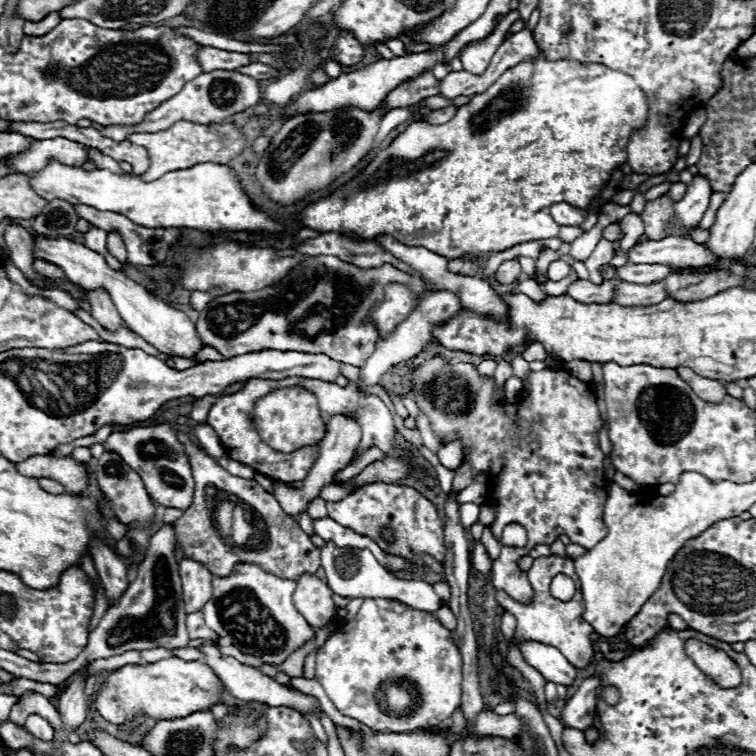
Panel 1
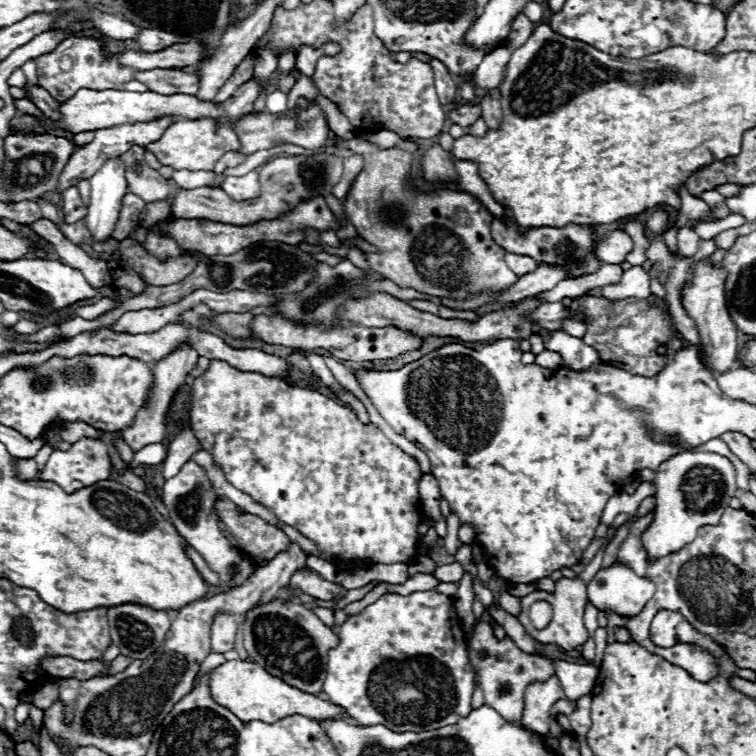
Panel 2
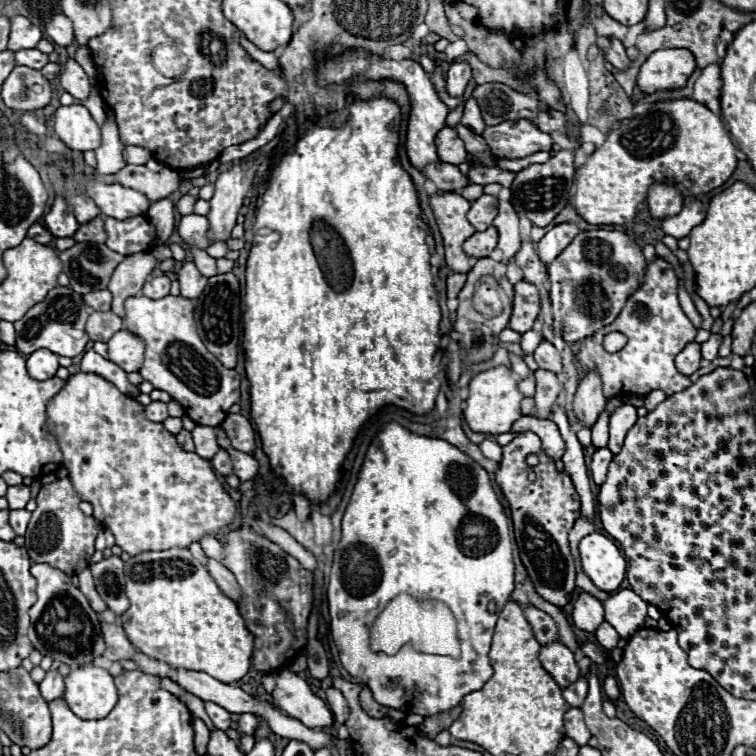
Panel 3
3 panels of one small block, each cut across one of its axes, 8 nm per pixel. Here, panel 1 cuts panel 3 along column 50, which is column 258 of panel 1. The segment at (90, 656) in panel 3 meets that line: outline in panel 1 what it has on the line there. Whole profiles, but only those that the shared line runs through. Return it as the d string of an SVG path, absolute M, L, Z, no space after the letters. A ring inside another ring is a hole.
M238 564L228 578L212 580L212 598L204 606L202 614L218 636L228 638L244 654L262 656L264 662L280 666L288 656L292 656L300 646L316 638L316 630L306 622L306 618L296 610L292 596L296 582L280 580L256 564Z

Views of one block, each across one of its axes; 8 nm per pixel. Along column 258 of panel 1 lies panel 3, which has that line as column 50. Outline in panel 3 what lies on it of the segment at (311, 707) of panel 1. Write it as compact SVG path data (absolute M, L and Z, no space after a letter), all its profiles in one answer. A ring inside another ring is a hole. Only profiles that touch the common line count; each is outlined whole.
M48 670L46 678L40 682L40 692L46 702L62 698L64 692L64 678L58 674L58 670Z

